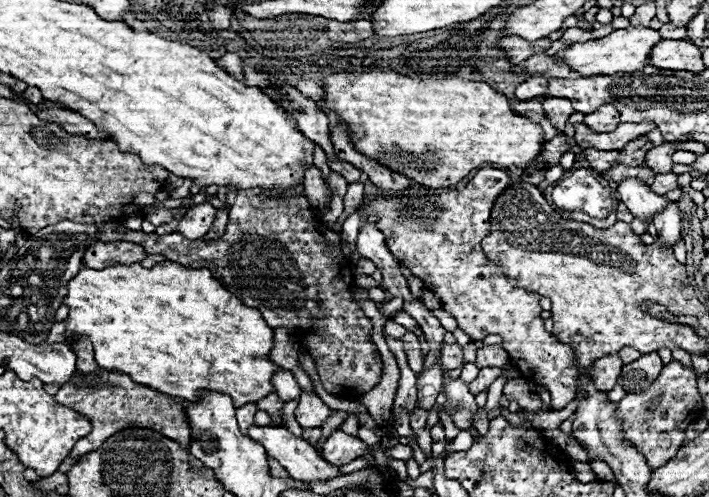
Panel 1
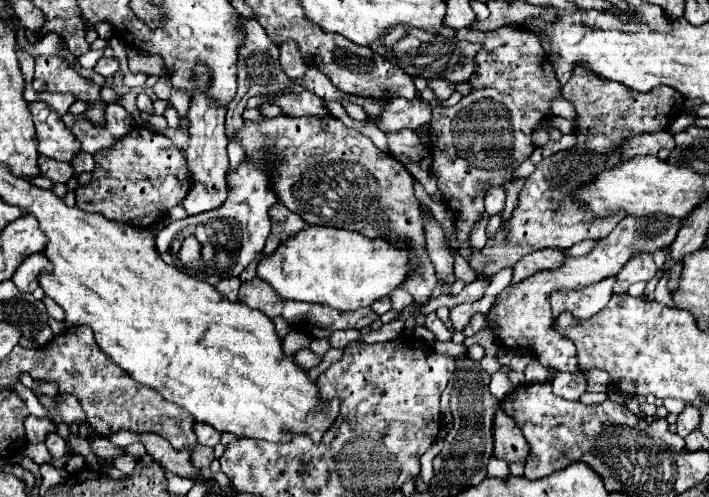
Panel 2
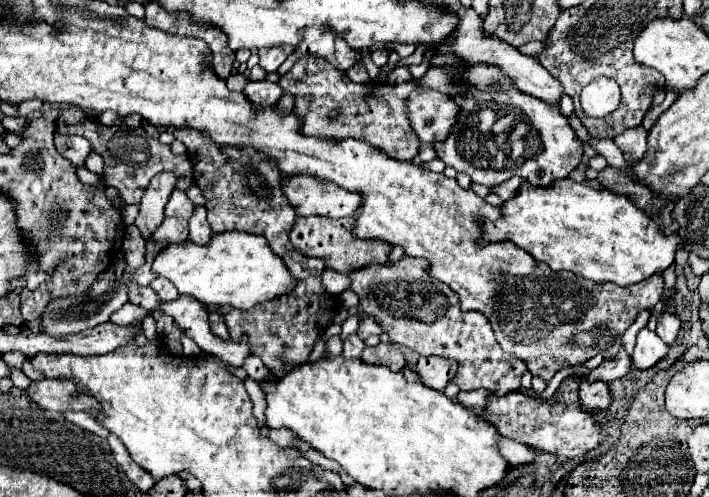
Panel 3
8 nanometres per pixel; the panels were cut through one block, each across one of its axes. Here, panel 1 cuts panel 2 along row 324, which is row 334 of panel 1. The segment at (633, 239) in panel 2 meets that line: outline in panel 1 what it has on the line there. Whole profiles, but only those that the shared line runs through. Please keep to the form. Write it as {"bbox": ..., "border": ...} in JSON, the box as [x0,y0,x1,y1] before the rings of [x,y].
{"bbox":[362,168,576,410],"border":[[[480,168],[476,176],[470,180],[470,184],[462,190],[448,190],[442,194],[404,194],[404,196],[380,196],[372,202],[364,202],[362,210],[366,214],[376,214],[378,216],[378,230],[384,232],[386,244],[390,252],[408,268],[412,270],[414,276],[424,280],[424,286],[440,296],[442,308],[450,312],[458,320],[458,328],[464,330],[472,340],[482,340],[488,334],[500,334],[502,336],[502,346],[510,354],[514,366],[528,374],[534,370],[534,376],[528,376],[542,386],[548,388],[552,394],[552,408],[560,410],[568,402],[576,398],[576,358],[574,350],[570,346],[564,346],[554,338],[550,332],[544,330],[544,320],[540,318],[542,306],[540,306],[540,294],[524,290],[518,286],[516,280],[510,280],[504,270],[490,262],[484,256],[484,250],[480,246],[482,238],[490,232],[490,212],[496,202],[496,198],[512,184],[510,176],[504,170],[496,168]]]}

